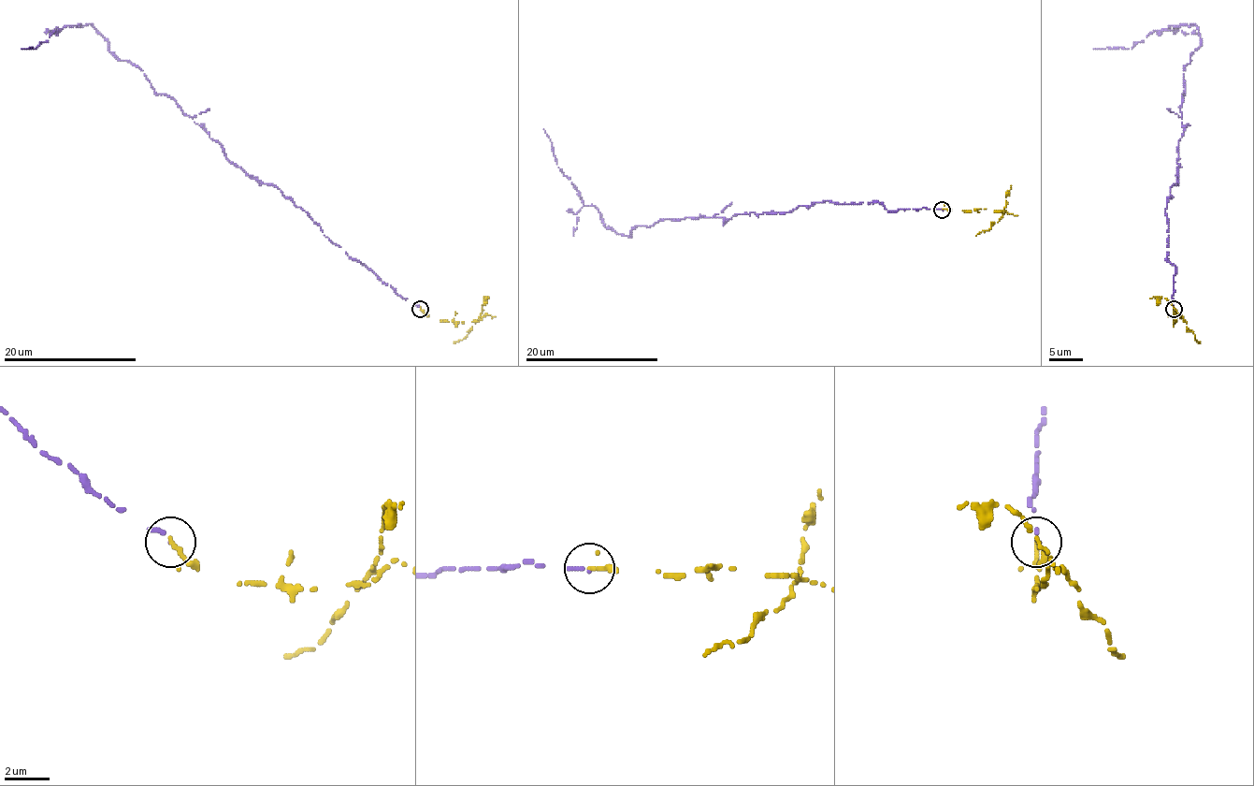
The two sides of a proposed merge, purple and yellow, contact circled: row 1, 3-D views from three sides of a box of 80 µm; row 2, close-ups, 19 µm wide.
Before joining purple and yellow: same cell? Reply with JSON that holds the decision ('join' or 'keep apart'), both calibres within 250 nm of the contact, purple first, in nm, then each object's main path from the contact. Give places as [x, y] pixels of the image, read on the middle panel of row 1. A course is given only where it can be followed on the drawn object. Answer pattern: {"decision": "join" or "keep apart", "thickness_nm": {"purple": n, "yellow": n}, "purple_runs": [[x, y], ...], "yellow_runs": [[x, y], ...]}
{"decision": "keep apart", "thickness_nm": {"purple": 150, "yellow": 200}, "purple_runs": [[943, 211], [823, 200], [787, 212], [665, 219], [616, 234], [583, 204], [543, 129]], "yellow_runs": [[943, 209], [1004, 212], [989, 230], [976, 236]]}

